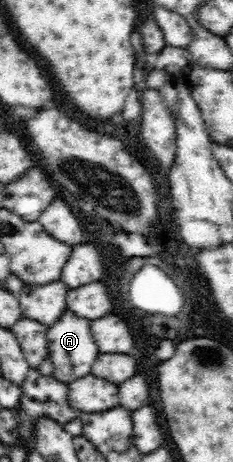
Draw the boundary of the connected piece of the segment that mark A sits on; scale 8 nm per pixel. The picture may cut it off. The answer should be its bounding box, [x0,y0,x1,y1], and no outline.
[46,311,100,384]

